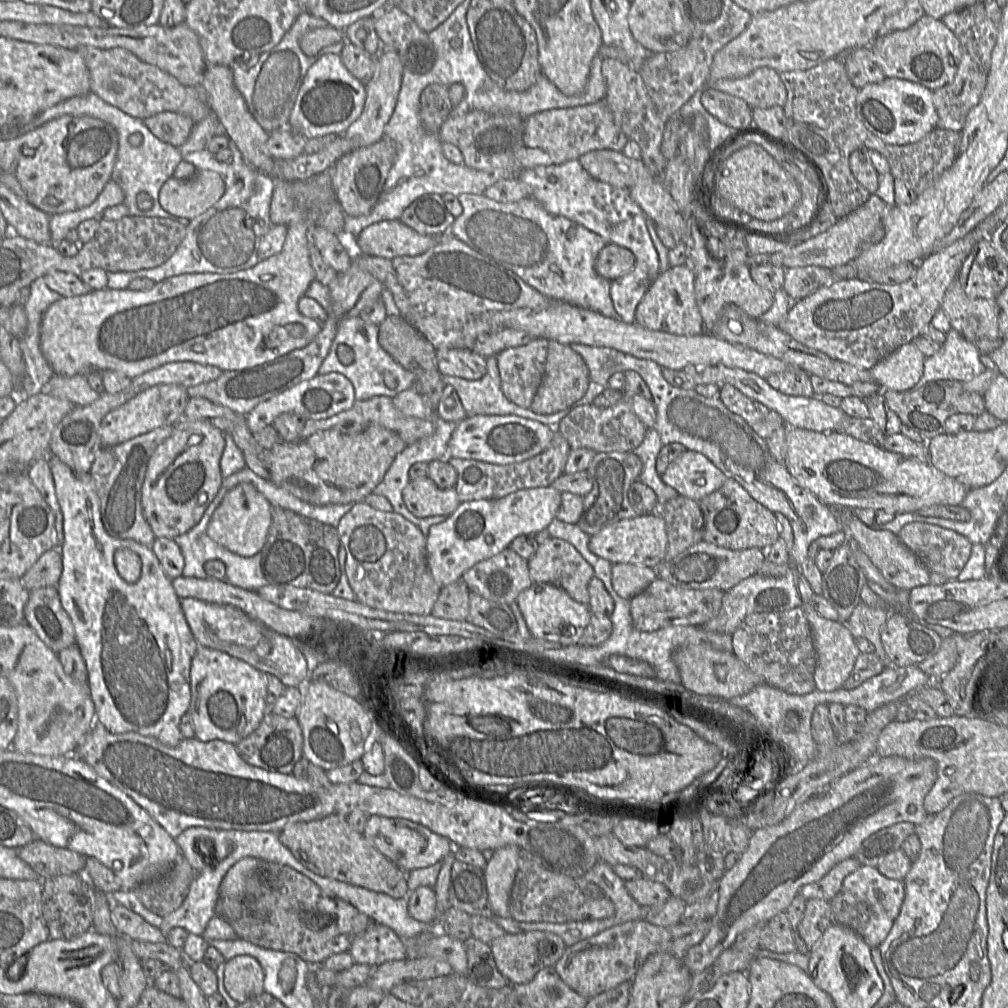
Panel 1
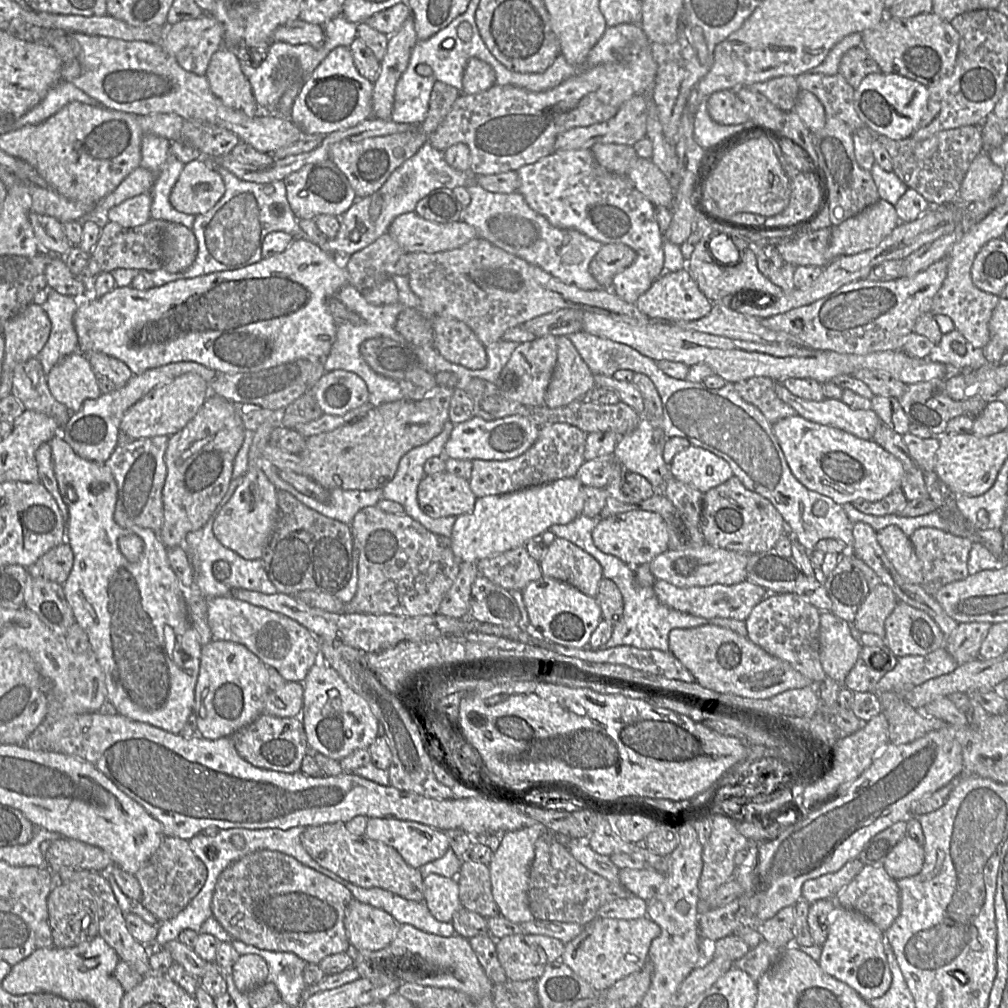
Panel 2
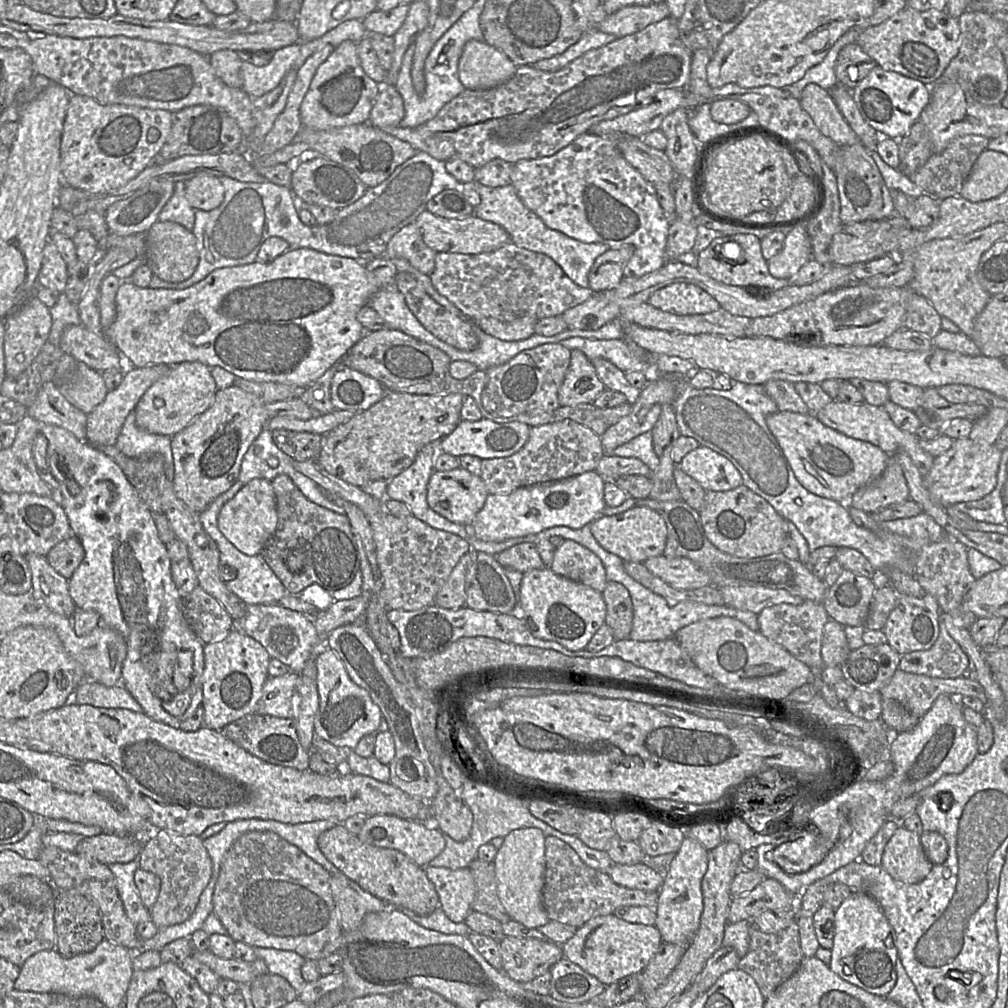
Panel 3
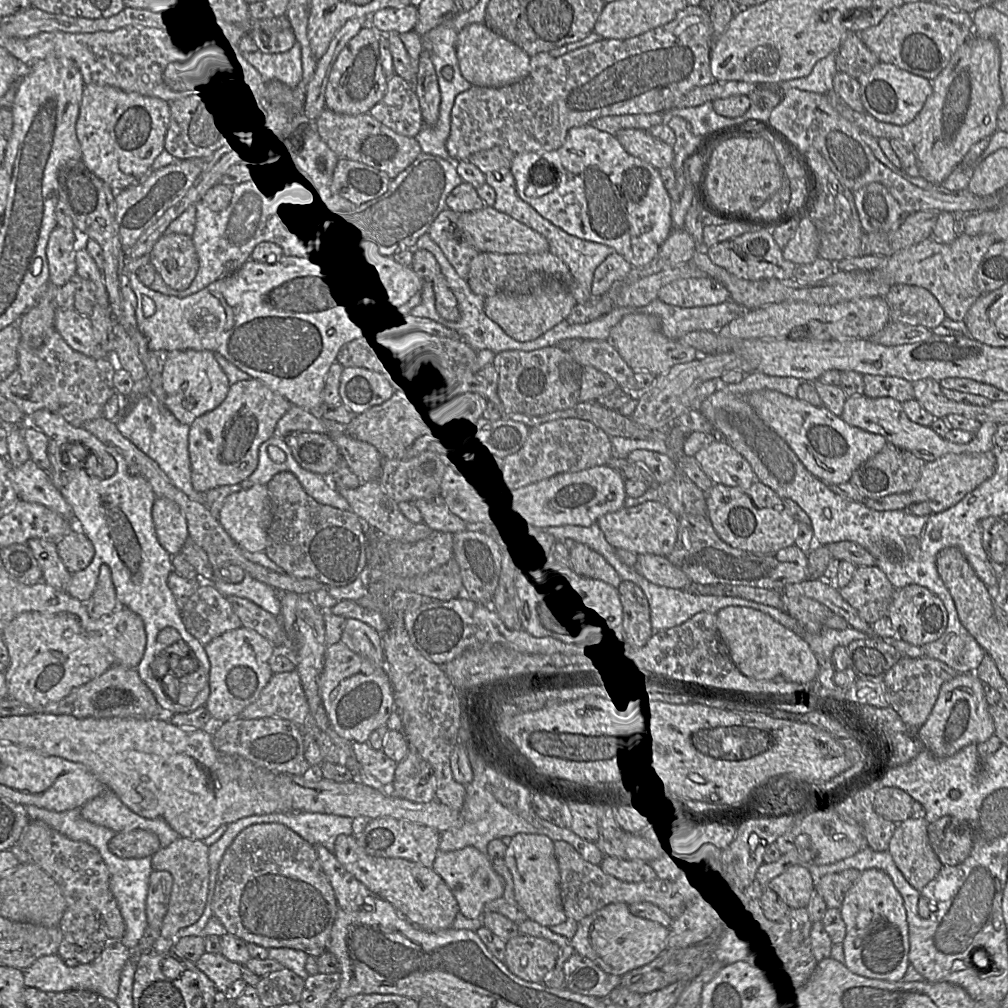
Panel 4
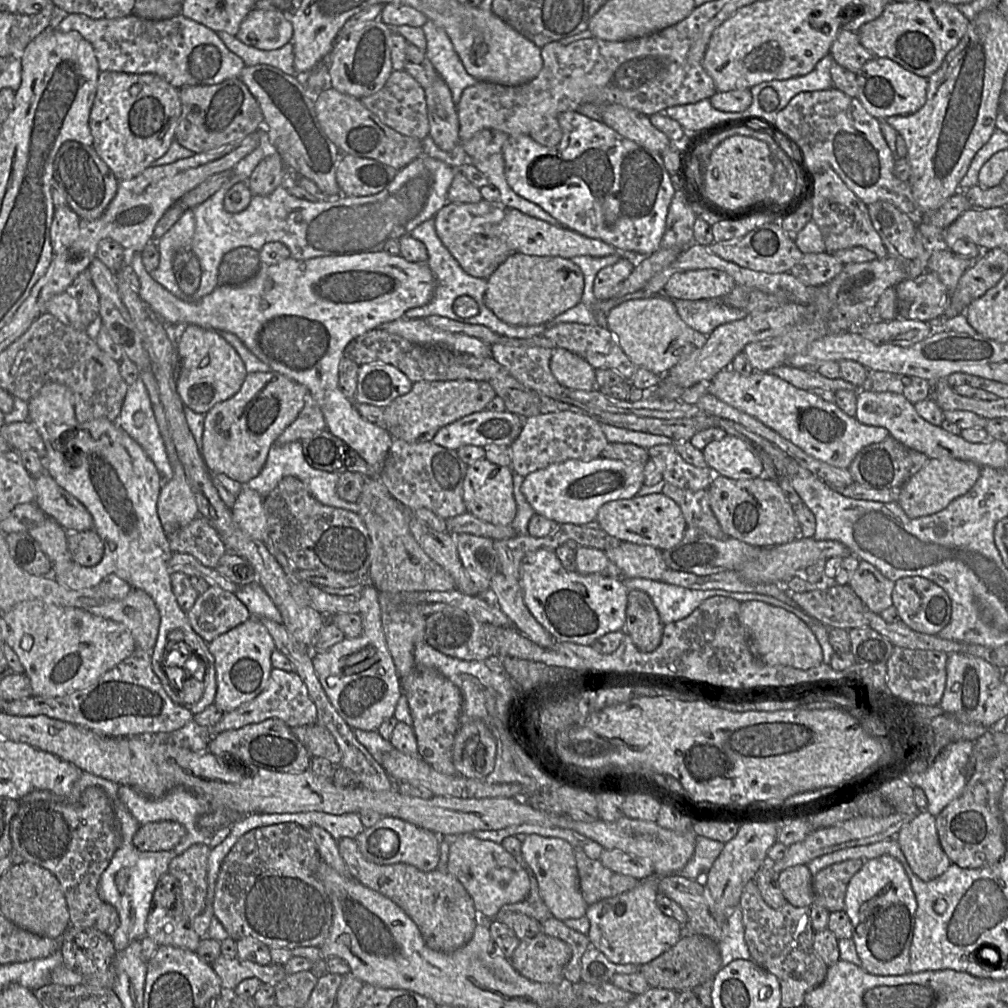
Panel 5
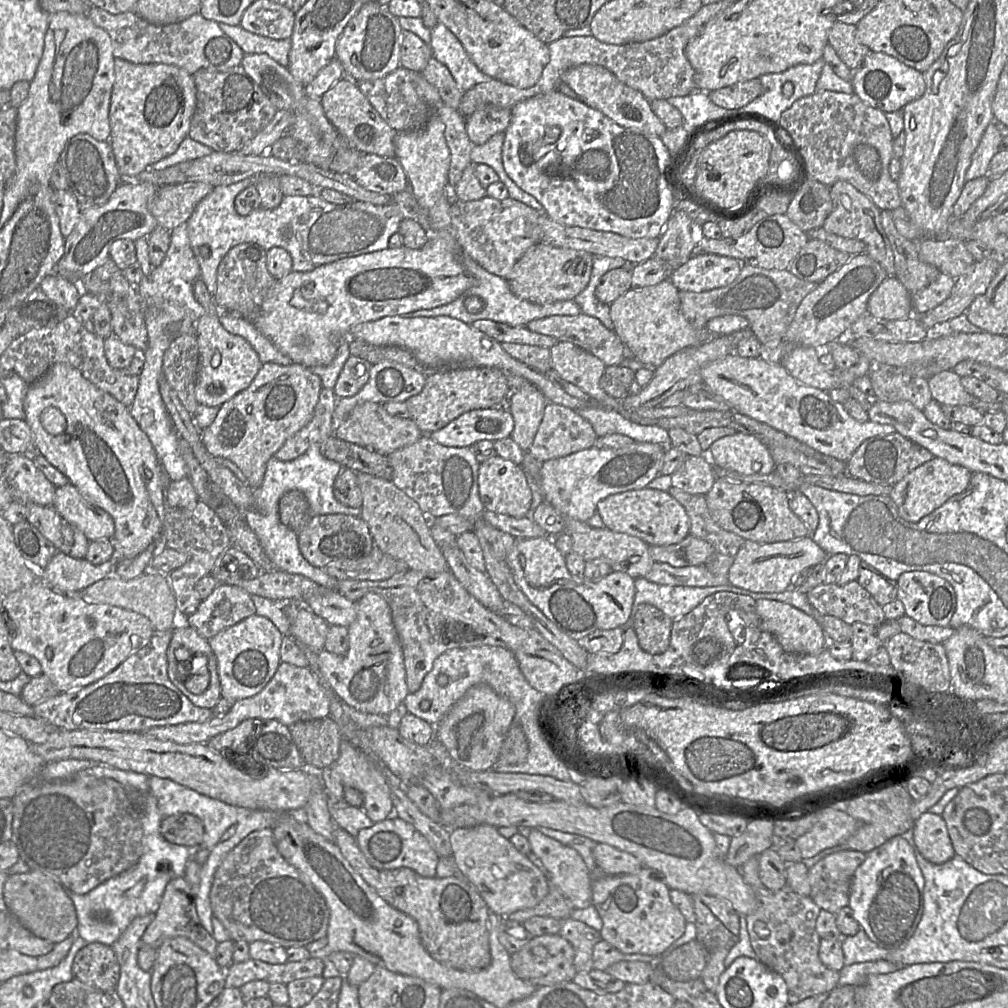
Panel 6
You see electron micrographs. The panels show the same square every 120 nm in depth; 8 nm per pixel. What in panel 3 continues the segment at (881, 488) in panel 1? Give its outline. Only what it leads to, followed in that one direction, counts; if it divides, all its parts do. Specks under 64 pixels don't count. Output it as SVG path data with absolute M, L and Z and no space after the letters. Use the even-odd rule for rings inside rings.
M778 410L768 415L766 422L800 484L814 494L846 503L848 508L851 496L875 480L891 457L873 443L847 436L824 425L813 413Z

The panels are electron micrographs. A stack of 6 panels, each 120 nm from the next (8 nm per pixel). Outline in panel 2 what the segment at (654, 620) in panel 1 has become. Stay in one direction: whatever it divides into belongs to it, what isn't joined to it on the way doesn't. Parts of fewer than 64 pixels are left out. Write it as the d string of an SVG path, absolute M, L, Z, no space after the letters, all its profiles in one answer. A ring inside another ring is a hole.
M656 579L652 588L662 604L677 611L706 619L730 618L739 621L745 621L753 608L770 594L762 586L747 580L734 585L714 584L704 587L679 588L664 580Z

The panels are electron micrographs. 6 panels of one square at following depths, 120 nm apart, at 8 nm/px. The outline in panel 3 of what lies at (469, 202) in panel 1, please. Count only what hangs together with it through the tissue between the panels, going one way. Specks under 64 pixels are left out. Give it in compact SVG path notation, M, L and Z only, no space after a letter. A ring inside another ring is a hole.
M475 183L474 189L481 198L479 205L474 208L475 216L501 226L509 234L511 243L516 246L549 256L577 285L583 288L589 286L591 267L595 259L609 249L607 245L581 242L547 227L535 213L523 204L512 184L489 187Z

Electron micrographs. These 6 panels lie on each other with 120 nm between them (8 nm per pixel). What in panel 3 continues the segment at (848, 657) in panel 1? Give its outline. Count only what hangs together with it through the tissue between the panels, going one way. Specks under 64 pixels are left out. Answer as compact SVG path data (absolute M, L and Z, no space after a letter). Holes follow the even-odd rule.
M829 618L824 626L821 655L825 666L842 665L850 649L844 626Z

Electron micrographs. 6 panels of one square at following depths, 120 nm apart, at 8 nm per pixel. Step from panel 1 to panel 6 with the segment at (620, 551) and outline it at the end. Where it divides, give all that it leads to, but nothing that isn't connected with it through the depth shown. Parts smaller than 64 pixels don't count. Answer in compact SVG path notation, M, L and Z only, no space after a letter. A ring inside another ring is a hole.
M645 487L614 494L597 504L604 527L616 533L637 537L649 546L668 546L690 534L690 519L683 506L668 492Z

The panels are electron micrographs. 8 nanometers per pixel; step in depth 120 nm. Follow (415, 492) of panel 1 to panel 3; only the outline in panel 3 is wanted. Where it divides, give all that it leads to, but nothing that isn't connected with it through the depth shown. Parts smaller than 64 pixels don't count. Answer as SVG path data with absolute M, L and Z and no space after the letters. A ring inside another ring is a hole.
M458 467L448 471L434 471L427 484L427 503L442 517L469 527L483 508L489 493L480 476Z

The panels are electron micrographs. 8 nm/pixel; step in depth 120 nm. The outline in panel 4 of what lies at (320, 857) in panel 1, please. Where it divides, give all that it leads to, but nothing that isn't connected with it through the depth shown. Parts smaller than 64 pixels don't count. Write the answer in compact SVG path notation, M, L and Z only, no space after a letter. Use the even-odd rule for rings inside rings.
M354 835L337 836L333 853L340 864L374 896L391 903L416 927L428 932L451 929L459 906L445 881L432 868L402 858L371 856L359 846Z

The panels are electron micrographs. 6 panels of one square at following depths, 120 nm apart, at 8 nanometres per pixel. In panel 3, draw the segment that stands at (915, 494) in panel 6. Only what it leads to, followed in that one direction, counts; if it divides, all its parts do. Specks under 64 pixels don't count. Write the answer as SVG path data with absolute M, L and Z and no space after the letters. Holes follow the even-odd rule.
M967 438L954 440L949 450L934 458L924 482L933 500L943 506L962 501L977 500L990 493L997 481L1002 450L995 444L988 444Z

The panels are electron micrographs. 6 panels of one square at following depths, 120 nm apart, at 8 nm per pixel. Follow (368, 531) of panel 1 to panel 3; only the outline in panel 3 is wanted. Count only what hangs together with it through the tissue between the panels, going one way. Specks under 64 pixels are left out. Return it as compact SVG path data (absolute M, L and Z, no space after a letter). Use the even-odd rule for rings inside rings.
M384 509L368 518L383 578L381 597L386 611L415 611L435 605L435 597L461 557L471 551L469 540L435 529L414 516L395 517ZM364 596L334 601L325 611L320 611L314 620L314 626L320 638L326 638L337 627L360 620L367 609Z

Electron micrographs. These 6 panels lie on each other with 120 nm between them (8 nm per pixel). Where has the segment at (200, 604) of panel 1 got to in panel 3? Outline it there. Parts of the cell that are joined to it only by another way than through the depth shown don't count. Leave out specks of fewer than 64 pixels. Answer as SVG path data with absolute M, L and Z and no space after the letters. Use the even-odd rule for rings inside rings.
M247 605L245 616L234 620L233 630L258 641L272 659L281 661L291 672L297 674L302 672L310 658L315 658L316 664L316 657L325 645L325 639L317 634L314 619L279 605Z

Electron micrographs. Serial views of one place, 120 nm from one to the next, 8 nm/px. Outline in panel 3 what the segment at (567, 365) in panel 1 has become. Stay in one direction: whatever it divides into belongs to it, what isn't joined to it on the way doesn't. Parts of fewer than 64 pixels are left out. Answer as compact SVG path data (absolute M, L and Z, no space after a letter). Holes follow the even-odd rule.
M571 350L571 360L558 399L560 406L593 403L606 390L590 359L580 350Z

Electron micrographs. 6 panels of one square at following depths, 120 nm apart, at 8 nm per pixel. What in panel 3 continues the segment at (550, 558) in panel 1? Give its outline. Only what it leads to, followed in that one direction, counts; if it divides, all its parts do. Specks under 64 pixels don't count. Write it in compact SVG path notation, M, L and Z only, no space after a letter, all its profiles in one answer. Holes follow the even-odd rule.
M564 539L555 549L549 568L557 575L582 583L600 593L608 582L600 558L588 548L569 539Z

